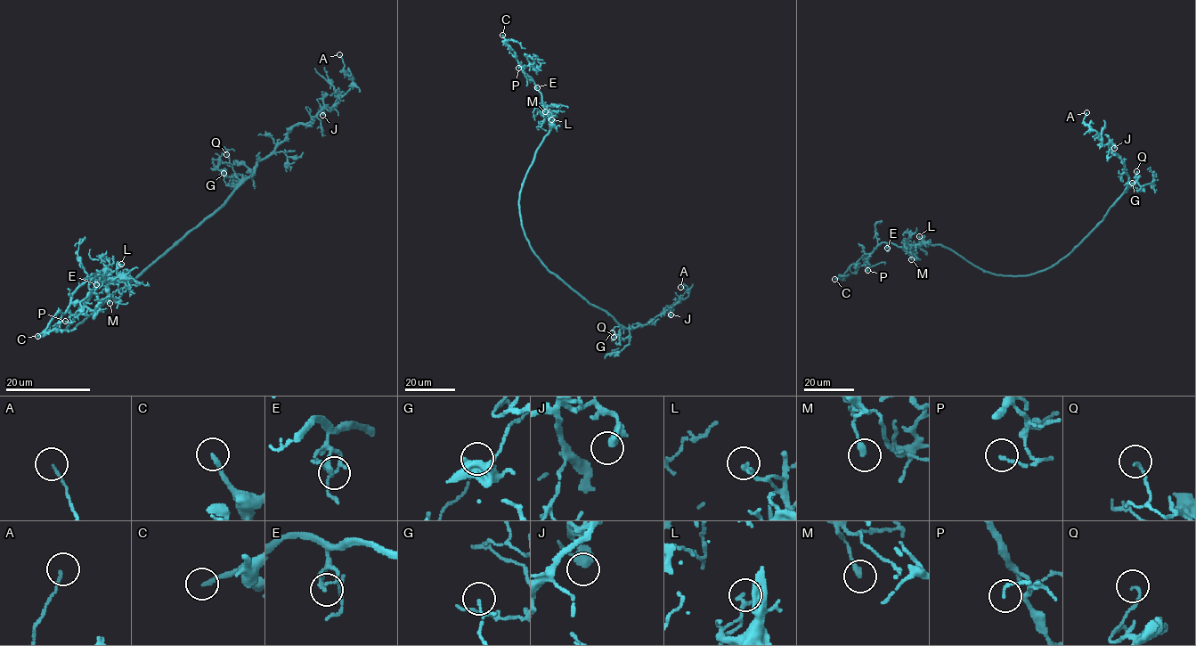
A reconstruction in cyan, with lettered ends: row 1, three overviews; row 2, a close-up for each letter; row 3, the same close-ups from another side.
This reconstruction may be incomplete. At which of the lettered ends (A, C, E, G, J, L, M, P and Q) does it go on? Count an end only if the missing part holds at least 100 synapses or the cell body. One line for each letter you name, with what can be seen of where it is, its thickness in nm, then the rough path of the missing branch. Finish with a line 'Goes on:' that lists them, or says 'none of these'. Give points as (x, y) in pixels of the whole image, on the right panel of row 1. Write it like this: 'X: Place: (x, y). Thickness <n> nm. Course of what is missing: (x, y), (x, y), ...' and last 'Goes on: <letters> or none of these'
C: Place: (834, 279). Thickness 200 nm. Course of what is missing: (834, 279), (826, 282), (821, 267), (826, 258), (833, 259), (833, 257)
Goes on: C

